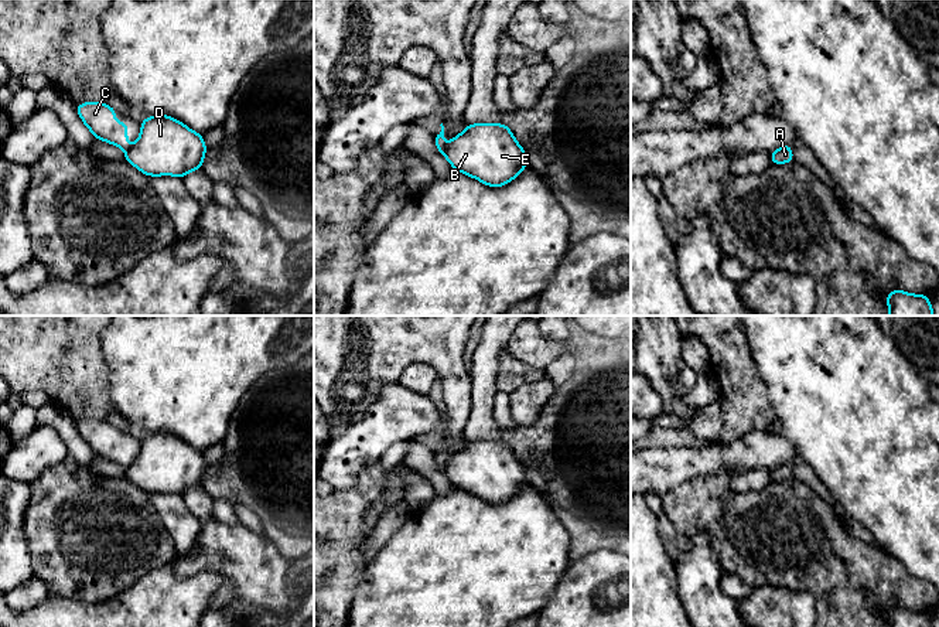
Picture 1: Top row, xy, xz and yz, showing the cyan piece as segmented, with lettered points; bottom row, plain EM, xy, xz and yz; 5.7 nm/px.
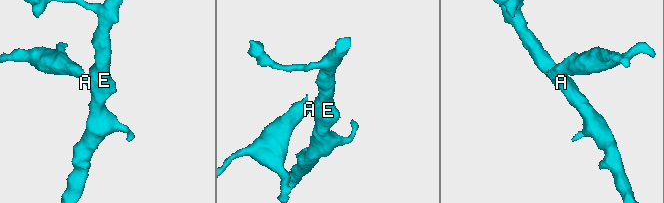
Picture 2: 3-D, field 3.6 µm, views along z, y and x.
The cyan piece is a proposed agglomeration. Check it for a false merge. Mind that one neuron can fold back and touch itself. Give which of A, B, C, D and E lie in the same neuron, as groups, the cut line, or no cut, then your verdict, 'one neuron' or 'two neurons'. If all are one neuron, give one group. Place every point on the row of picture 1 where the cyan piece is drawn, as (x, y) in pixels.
A B D E / C | xz (447, 145), (443, 154) | two neurons

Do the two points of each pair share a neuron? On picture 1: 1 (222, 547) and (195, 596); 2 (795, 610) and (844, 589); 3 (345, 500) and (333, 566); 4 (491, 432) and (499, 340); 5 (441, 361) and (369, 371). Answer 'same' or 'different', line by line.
1: different
2: different
3: same
4: same
5: same

